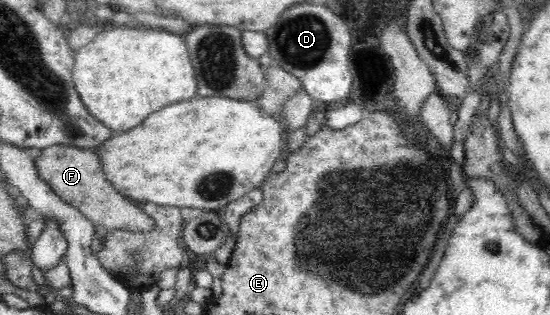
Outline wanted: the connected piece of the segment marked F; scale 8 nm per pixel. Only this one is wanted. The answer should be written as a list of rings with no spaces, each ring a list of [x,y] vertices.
[[[51,146],[42,149],[35,161],[39,176],[62,200],[80,210],[97,229],[124,229],[133,233],[148,233],[156,229],[156,222],[130,199],[122,196],[114,184],[108,182],[96,149],[70,146]]]

